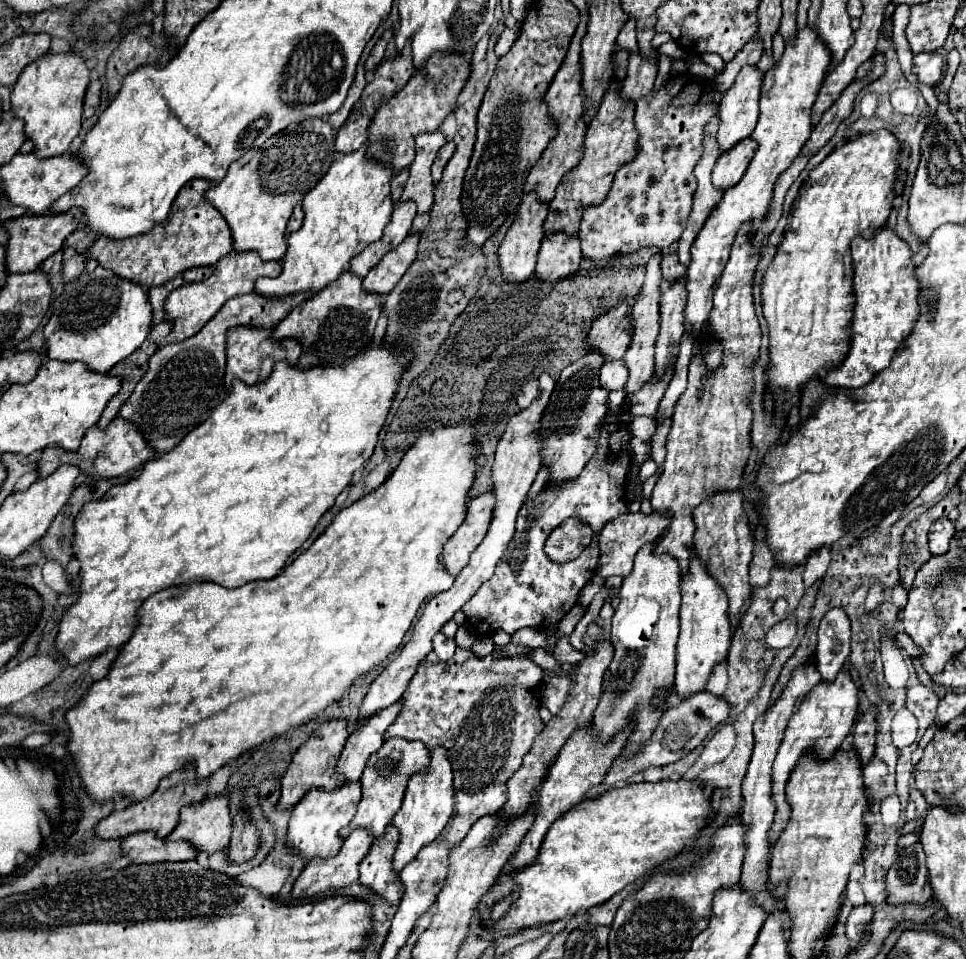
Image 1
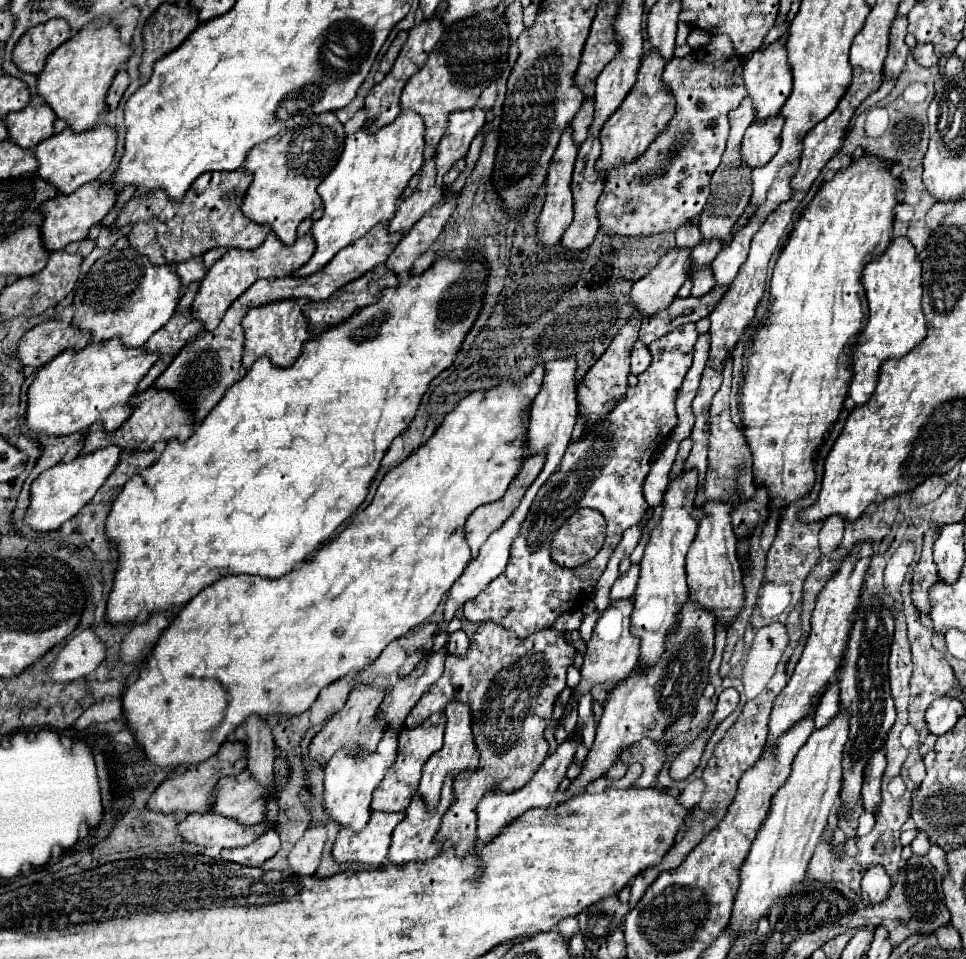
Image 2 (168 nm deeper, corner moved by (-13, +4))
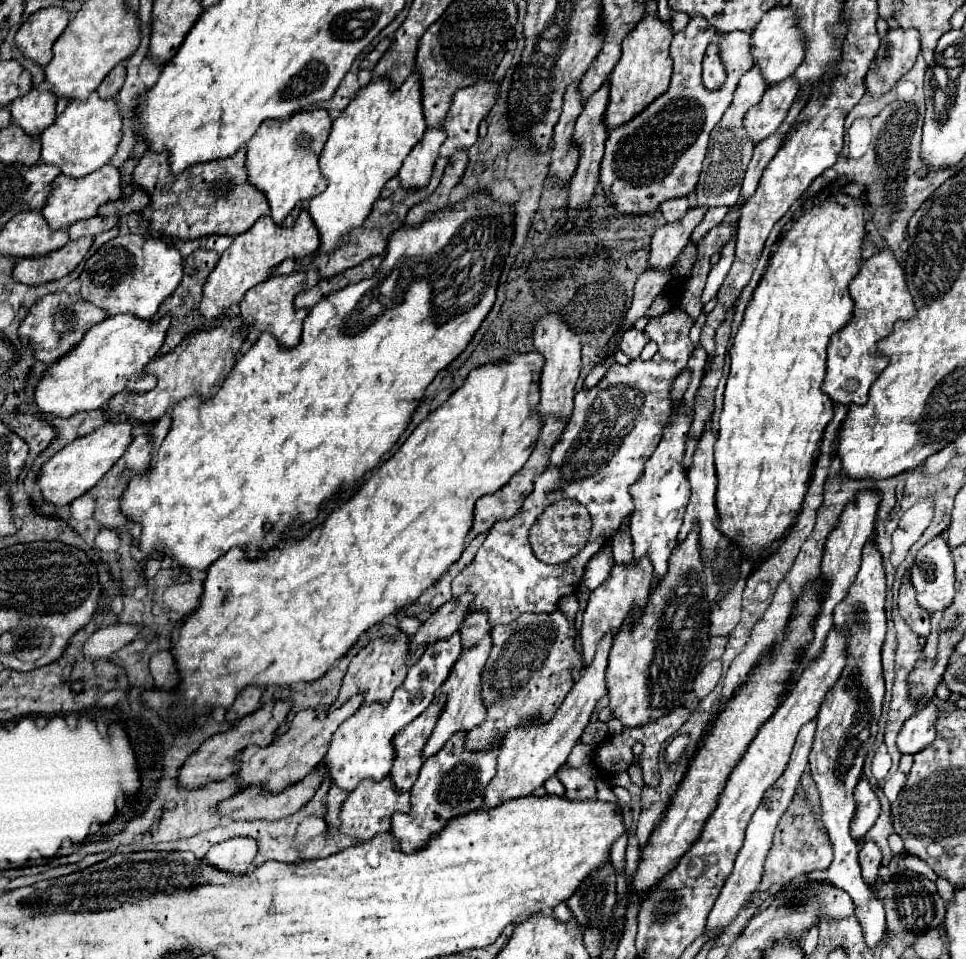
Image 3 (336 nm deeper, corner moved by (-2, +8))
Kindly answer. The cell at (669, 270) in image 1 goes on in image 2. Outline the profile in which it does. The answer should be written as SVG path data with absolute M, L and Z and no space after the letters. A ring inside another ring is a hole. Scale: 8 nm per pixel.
M685 222L681 228L675 230L675 234L677 234L677 248L695 248L695 244L699 244L701 240L701 232L695 222Z

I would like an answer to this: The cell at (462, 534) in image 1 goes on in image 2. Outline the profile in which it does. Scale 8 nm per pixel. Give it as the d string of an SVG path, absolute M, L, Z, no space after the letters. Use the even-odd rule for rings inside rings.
M543 452L533 454L531 458L527 458L523 462L521 474L511 482L509 490L505 492L505 496L497 502L485 504L479 510L475 510L465 526L465 536L467 536L467 544L471 546L473 558L477 556L479 548L483 546L483 542L495 532L499 530L499 526L505 524L505 520L515 512L515 508L521 504L527 488L533 484L535 476L539 476L539 470L543 468Z

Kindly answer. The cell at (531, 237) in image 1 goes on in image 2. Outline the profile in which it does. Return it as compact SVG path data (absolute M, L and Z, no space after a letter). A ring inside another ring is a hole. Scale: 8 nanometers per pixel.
M571 122L567 124L565 132L561 134L559 146L553 154L553 160L549 164L549 174L547 174L547 198L545 198L545 206L541 210L539 216L539 224L537 224L537 236L541 240L541 244L555 244L561 240L563 232L567 230L567 226L573 220L573 196L571 196L571 176L573 176L573 164L577 158L577 146L573 142L573 130L571 130Z

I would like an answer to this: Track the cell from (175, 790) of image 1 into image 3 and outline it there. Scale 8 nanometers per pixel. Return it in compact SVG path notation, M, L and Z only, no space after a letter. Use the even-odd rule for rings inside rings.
M270 702L270 704L264 704L262 708L258 708L254 714L248 714L244 716L236 726L232 726L230 730L222 732L222 734L216 734L212 738L208 738L188 760L186 764L178 770L178 778L176 782L182 786L182 788L200 788L204 784L210 784L210 782L220 782L232 774L236 774L236 764L234 764L234 758L240 750L244 750L246 746L250 744L256 744L256 746L264 746L272 740L274 732L286 722L286 714L290 710L290 702Z

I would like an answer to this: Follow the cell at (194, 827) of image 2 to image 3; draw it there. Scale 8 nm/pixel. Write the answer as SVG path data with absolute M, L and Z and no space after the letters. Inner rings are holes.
M314 770L310 772L306 778L302 778L300 782L288 786L284 792L280 794L268 794L268 792L260 792L258 786L252 786L252 788L246 788L242 792L238 792L236 796L228 798L228 800L222 800L220 806L216 806L216 814L222 818L222 820L232 820L232 822L248 822L248 820L280 820L280 818L288 818L292 816L294 812L298 812L316 792L320 780L324 778L324 770Z

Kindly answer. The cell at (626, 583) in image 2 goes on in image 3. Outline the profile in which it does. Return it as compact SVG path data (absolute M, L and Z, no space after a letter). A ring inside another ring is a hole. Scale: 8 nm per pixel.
M616 532L612 536L612 554L614 554L614 560L618 564L630 564L634 558L632 558L632 540L630 540L630 534L628 532Z

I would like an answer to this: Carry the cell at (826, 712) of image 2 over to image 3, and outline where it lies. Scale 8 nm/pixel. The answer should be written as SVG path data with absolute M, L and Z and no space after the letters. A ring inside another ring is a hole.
M816 718L810 720L810 724L804 724L804 726L802 726L784 774L782 774L782 776L776 780L776 784L764 794L764 800L760 802L758 810L756 810L754 816L750 818L750 824L748 824L748 830L746 830L746 840L744 840L744 846L742 846L740 852L738 852L736 866L734 866L732 874L728 876L728 880L726 880L720 896L716 898L716 904L714 904L712 912L708 914L706 930L704 930L704 932L714 932L714 930L716 930L716 932L722 932L724 928L728 928L728 926L732 924L732 920L740 914L740 910L746 906L746 902L750 900L750 896L758 890L758 884L760 884L760 878L762 878L764 860L766 860L766 854L768 854L768 850L770 850L770 846L772 846L774 828L776 828L776 824L780 822L782 812L784 812L784 810L788 808L788 804L792 802L802 772L808 768L808 754L810 754L812 744L814 744L814 732L816 732Z

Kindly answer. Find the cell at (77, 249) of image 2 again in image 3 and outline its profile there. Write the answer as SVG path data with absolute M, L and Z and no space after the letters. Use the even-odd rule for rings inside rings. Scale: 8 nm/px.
M112 216L112 218L90 218L90 220L82 220L78 224L74 224L72 228L68 228L68 234L70 234L70 240L78 240L82 236L96 236L104 230L110 230L118 224L118 216Z

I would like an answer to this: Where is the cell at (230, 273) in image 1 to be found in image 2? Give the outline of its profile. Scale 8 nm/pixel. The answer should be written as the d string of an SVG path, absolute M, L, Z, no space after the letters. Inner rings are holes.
M273 232L265 238L263 244L259 244L255 250L235 250L231 248L219 262L215 262L205 280L201 282L201 288L193 300L191 314L195 320L203 322L205 330L215 330L227 312L227 308L233 304L237 296L241 296L255 280L259 278L285 278L293 276L295 270L299 270L315 252L315 240L311 234L305 234L303 238L297 238L295 244L285 246Z

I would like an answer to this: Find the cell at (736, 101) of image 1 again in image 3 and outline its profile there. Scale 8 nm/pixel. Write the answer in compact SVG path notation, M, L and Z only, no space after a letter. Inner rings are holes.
M776 6L762 16L762 20L752 30L752 58L754 64L760 68L760 74L768 86L780 84L798 68L804 58L804 42L796 28L796 20L788 6Z

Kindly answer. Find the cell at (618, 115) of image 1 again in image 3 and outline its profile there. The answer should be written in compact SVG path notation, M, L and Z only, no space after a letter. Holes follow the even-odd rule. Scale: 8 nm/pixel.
M656 14L642 18L640 24L622 42L622 58L610 74L610 102L604 114L604 126L608 130L626 124L626 120L634 120L648 104L652 104L652 100L656 100L664 94L664 90L668 90L672 74L672 60L668 56L670 42L670 24L660 22Z

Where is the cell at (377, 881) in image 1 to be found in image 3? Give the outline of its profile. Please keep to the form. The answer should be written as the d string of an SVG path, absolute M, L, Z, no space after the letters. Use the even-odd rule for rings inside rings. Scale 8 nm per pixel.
M464 734L452 736L444 748L428 758L424 766L420 768L418 780L410 790L410 812L406 814L394 814L392 816L392 826L390 834L396 838L398 846L402 852L410 854L416 850L422 850L428 840L432 840L434 834L446 828L446 824L456 818L464 816L470 812L476 812L482 808L482 798L484 798L484 788L496 774L496 756L498 756L498 746L492 748L486 754L474 754L464 750Z

